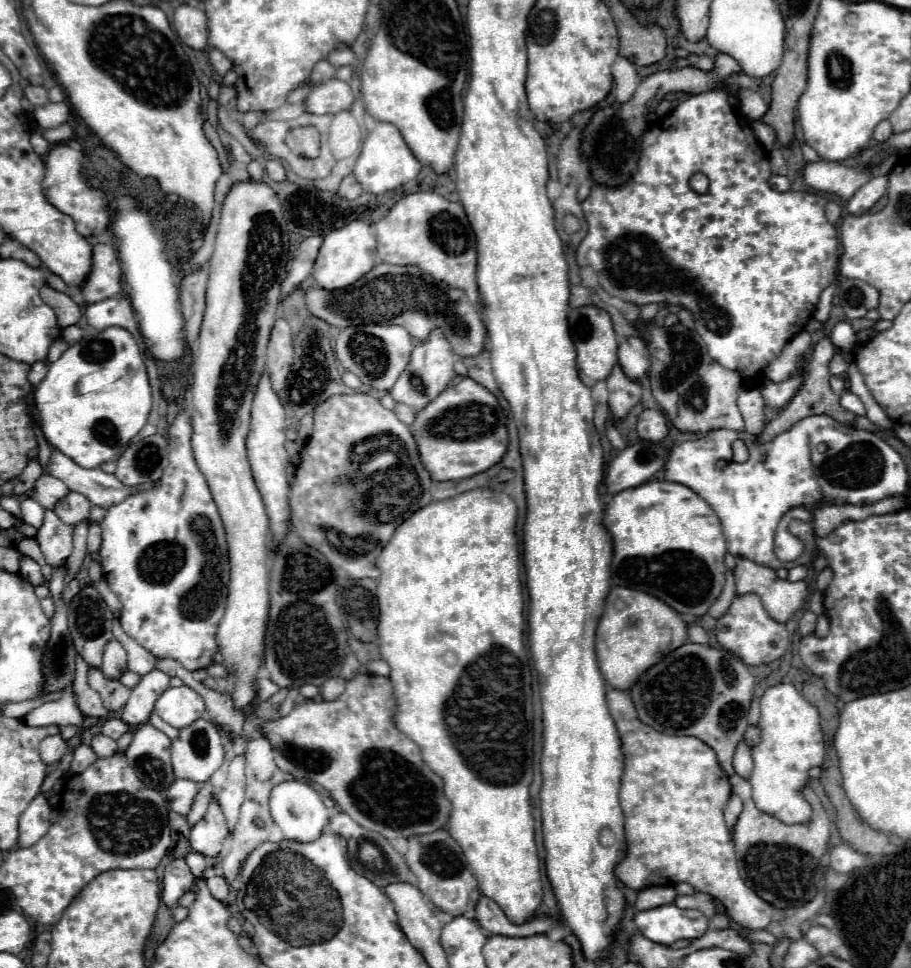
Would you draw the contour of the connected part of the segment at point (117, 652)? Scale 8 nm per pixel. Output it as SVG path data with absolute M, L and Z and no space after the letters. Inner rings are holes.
M112 639L106 649L104 649L104 663L102 663L102 673L106 679L120 679L120 675L126 671L126 651L124 647Z

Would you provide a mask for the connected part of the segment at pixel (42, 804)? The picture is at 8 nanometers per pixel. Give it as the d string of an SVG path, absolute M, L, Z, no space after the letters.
M42 793L28 805L28 809L20 815L20 847L30 847L46 835L50 829L50 811L52 807Z

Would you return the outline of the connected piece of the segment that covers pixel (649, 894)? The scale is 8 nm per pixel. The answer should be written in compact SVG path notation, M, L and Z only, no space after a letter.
M666 885L666 887L648 887L648 889L642 889L638 893L638 899L636 899L636 909L654 909L654 907L660 907L660 905L668 905L668 903L674 903L676 899L676 891Z

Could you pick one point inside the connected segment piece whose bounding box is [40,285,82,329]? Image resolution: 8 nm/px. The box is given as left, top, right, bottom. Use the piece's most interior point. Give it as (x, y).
(68, 313)

